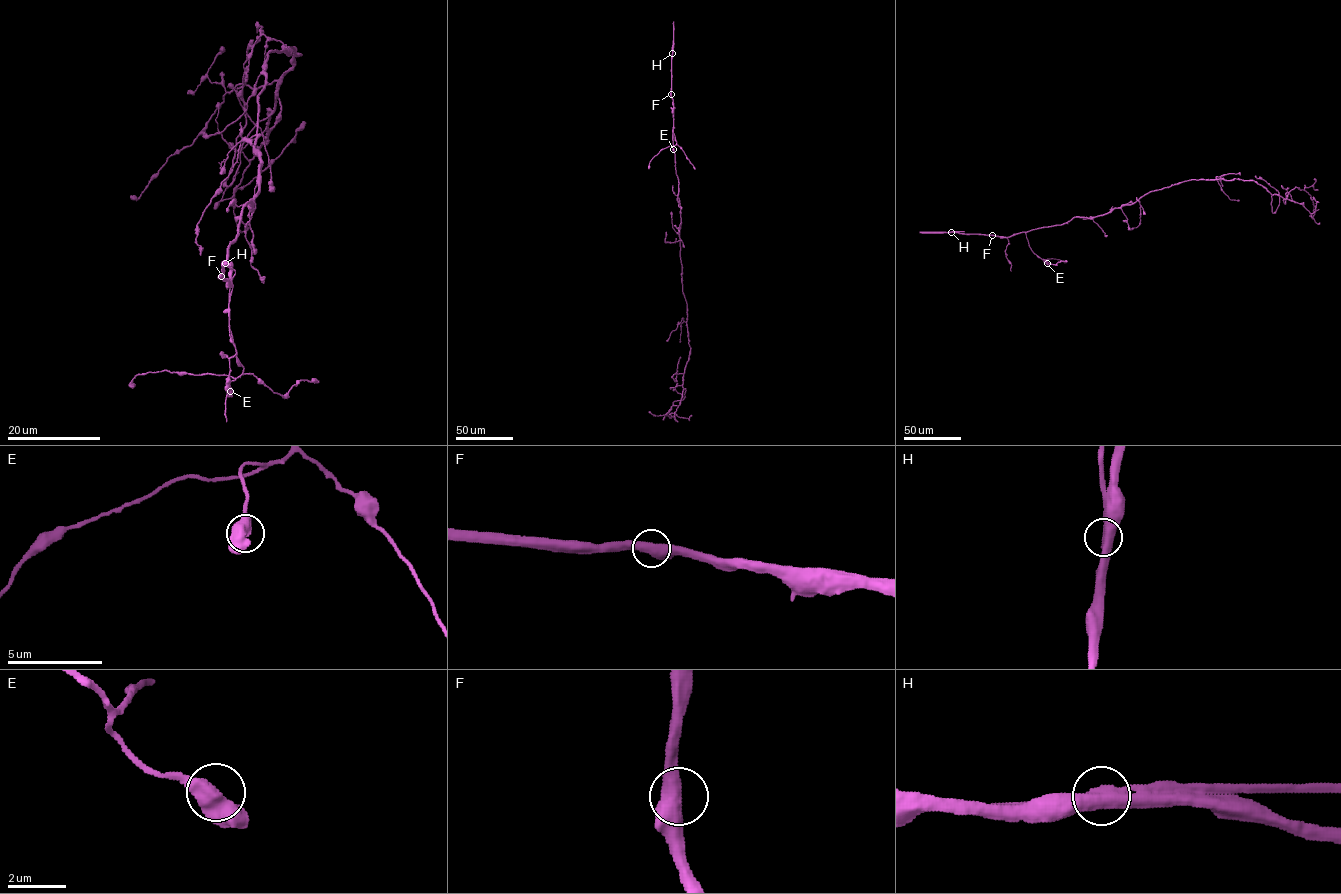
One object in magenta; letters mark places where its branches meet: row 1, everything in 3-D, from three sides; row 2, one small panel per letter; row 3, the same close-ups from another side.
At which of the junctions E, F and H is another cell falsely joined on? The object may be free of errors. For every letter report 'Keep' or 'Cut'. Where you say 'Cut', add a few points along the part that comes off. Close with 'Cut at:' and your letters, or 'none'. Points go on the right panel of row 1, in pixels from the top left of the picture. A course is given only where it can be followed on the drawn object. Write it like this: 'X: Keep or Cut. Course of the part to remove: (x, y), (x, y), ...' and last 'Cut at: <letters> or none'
E: Keep
F: Keep
H: Cut. Course of the part to remove: (951, 232), (919, 232)
Cut at: H

